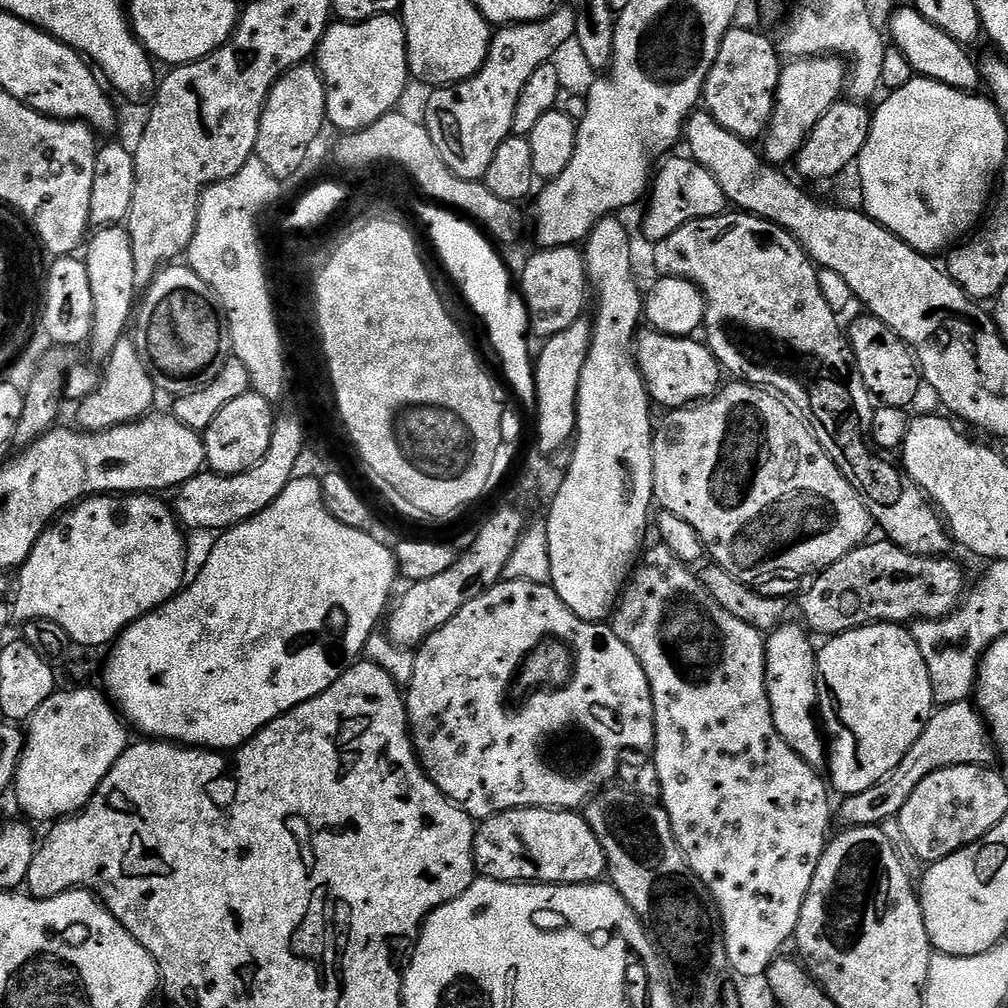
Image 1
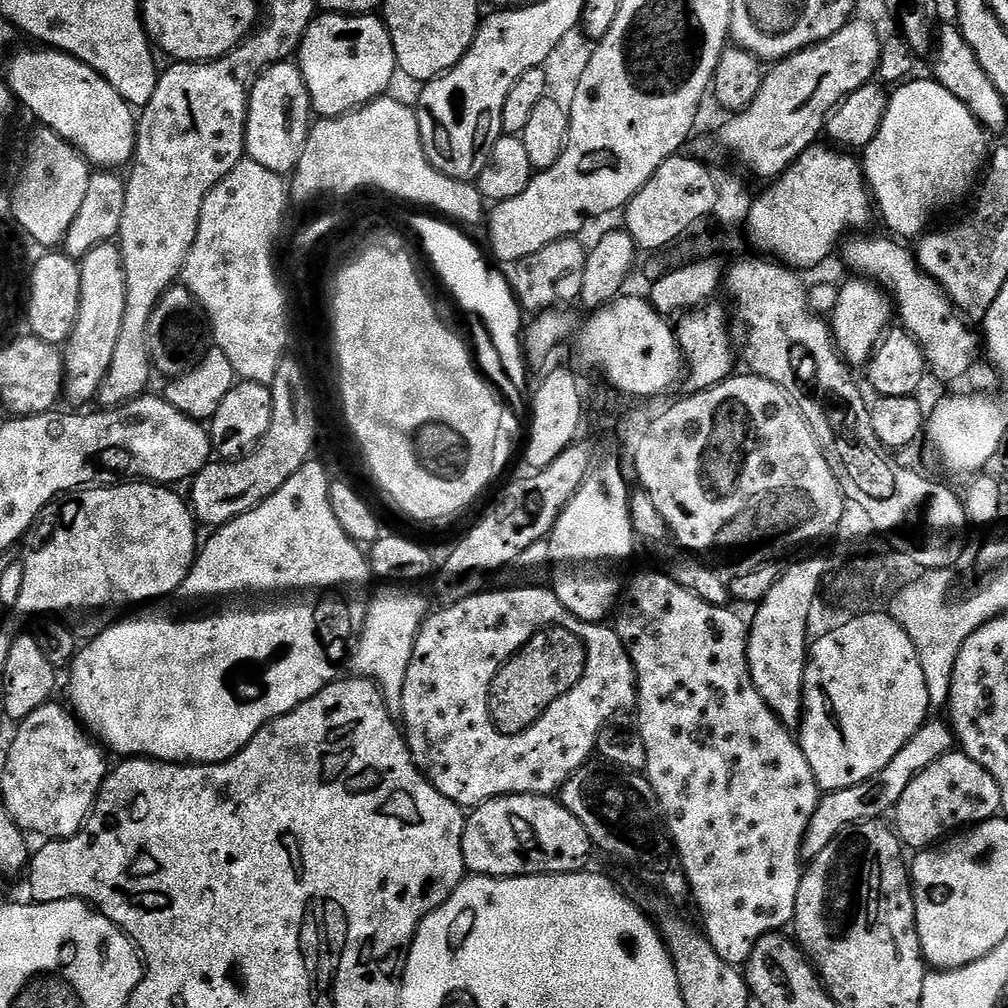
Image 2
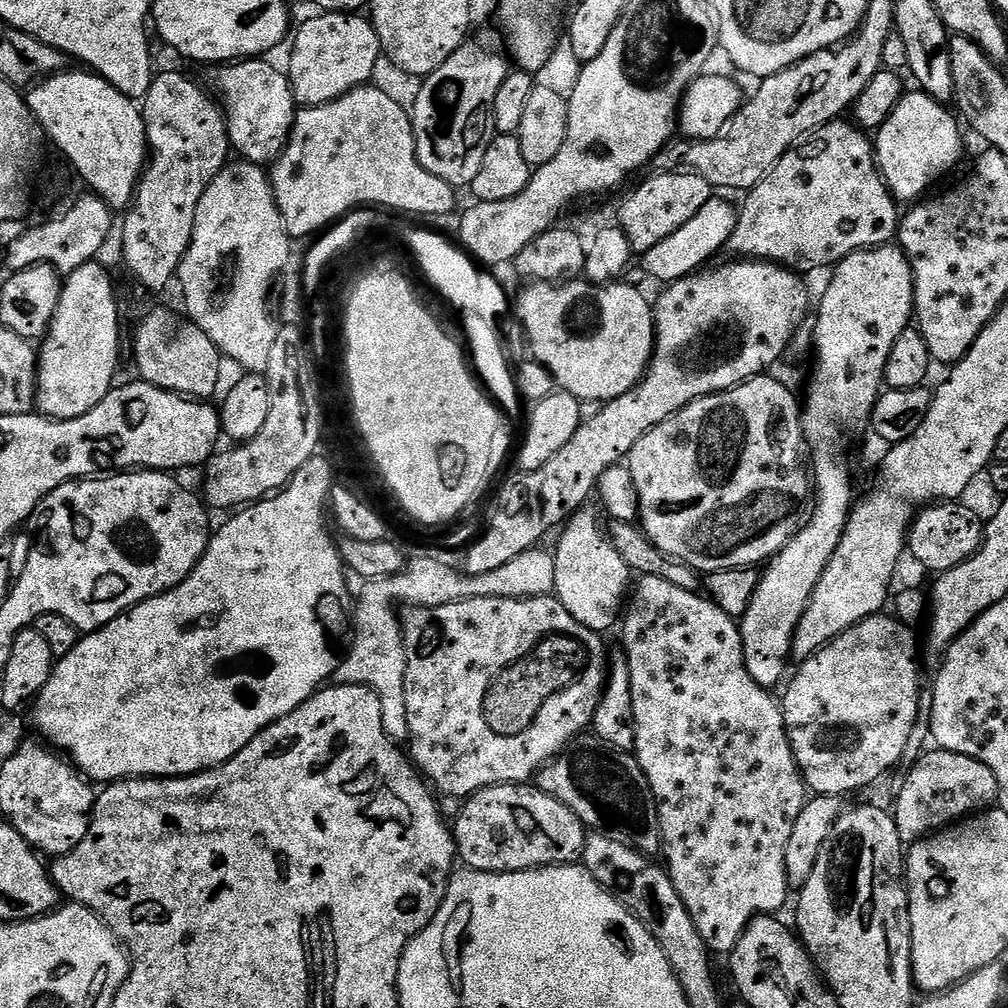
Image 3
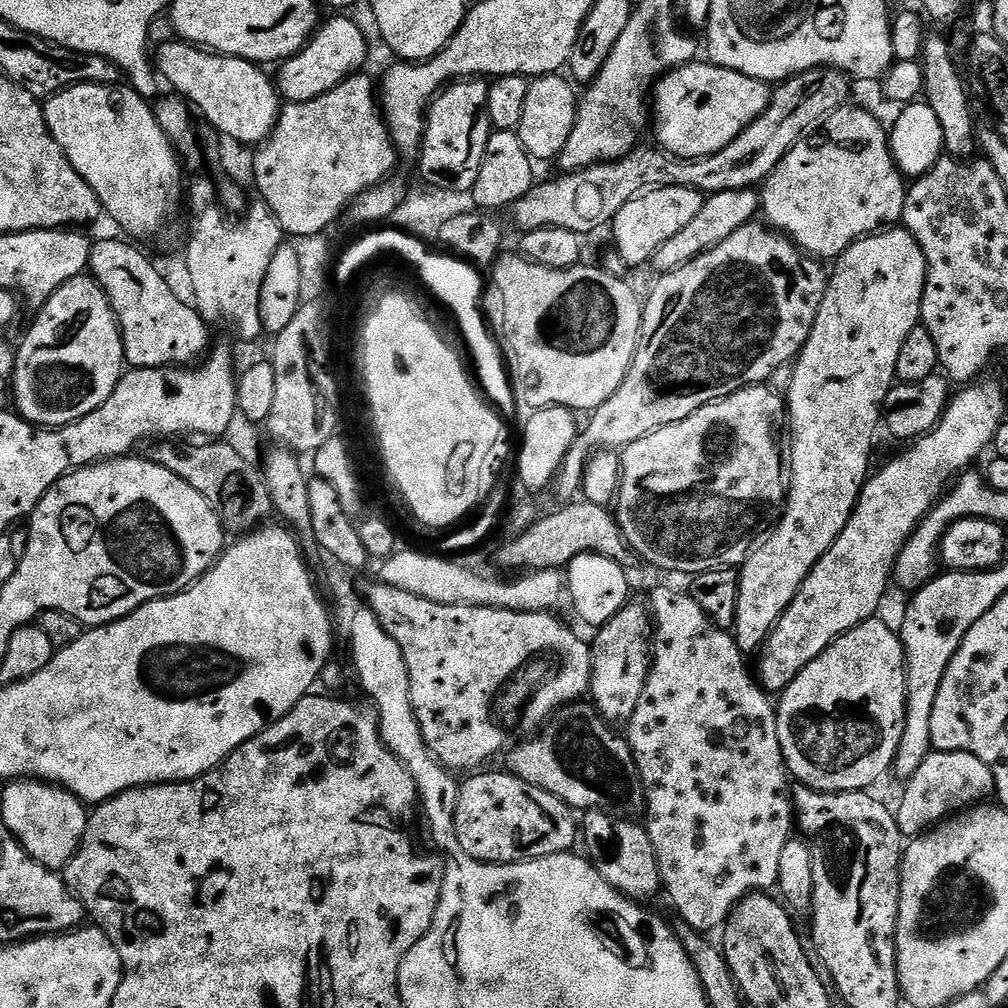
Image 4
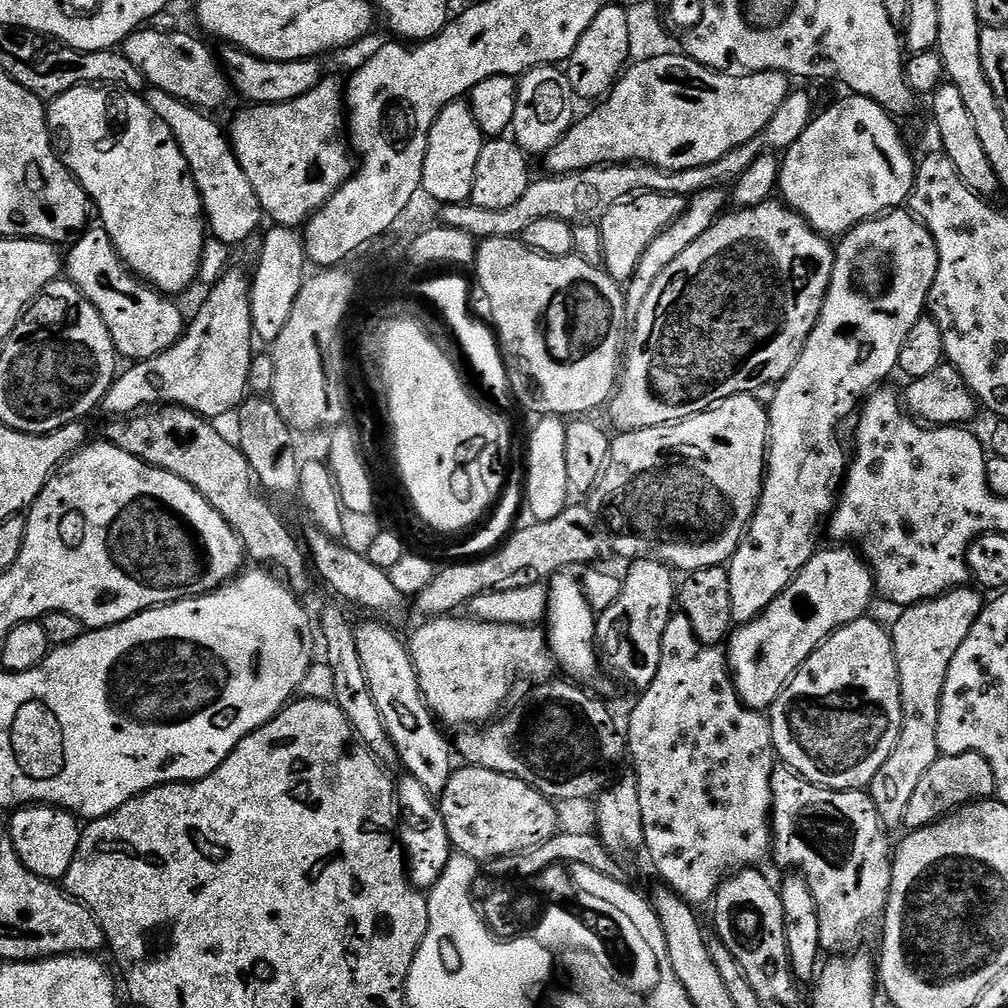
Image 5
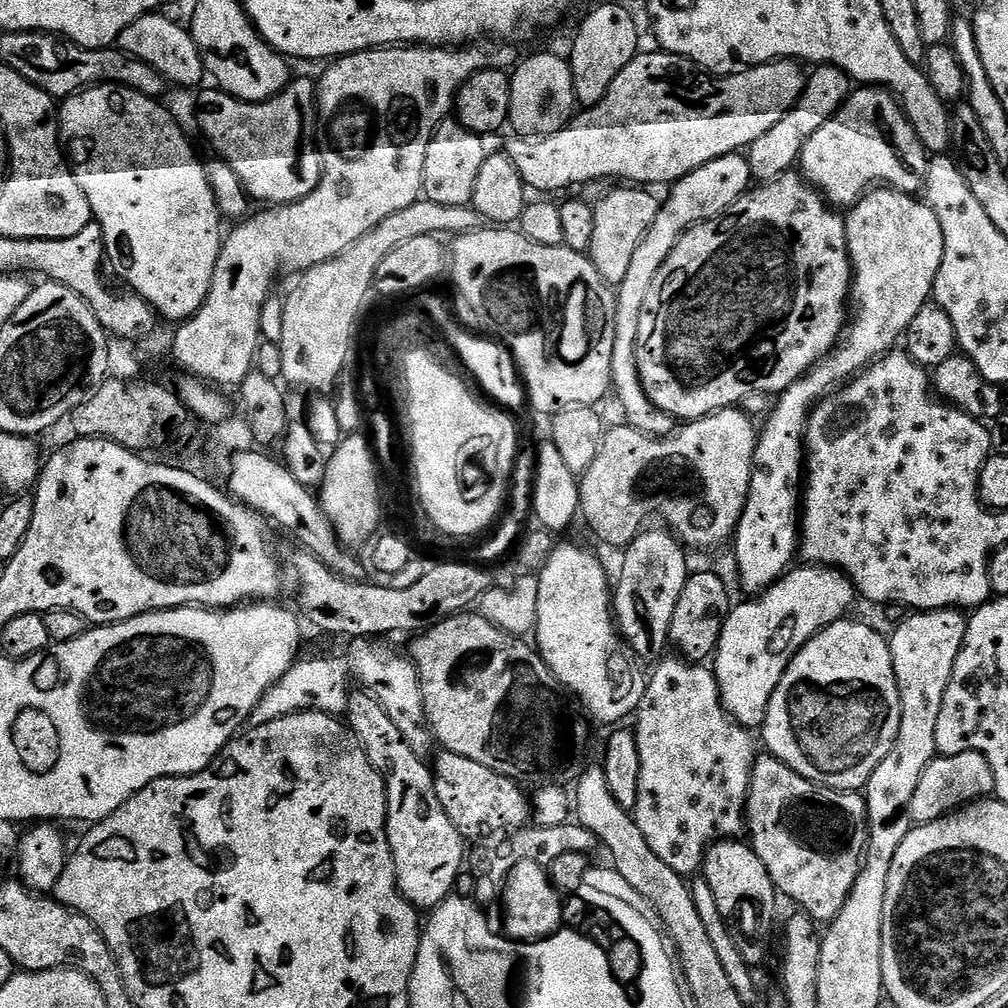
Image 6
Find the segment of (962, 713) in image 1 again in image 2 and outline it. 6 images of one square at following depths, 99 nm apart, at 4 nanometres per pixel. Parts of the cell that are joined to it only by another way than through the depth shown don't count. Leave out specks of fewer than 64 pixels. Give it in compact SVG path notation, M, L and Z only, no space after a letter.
M932 718L924 723L910 738L910 742L902 746L902 750L898 750L894 758L890 758L888 765L866 782L821 795L818 806L814 810L814 818L810 818L810 826L804 835L802 856L805 861L816 860L818 854L822 854L822 850L826 850L830 842L834 842L839 832L845 832L853 824L876 822L884 818L880 816L886 815L887 812L889 815L902 798L902 794L906 794L906 786L910 786L912 779L922 774L926 766L930 766L938 758L947 756L953 751L954 737L951 727L943 719L941 720Z

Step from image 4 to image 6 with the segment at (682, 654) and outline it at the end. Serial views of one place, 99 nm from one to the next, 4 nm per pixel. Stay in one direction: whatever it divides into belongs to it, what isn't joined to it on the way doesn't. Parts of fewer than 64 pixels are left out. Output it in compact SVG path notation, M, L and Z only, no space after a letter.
M683 658L668 659L661 659L655 665L656 673L647 677L644 697L634 713L640 755L634 815L638 830L642 830L646 842L650 842L650 850L654 850L670 870L692 878L701 871L707 848L721 838L736 838L745 831L748 787L758 749L752 741L753 733L732 719L721 704L713 669Z

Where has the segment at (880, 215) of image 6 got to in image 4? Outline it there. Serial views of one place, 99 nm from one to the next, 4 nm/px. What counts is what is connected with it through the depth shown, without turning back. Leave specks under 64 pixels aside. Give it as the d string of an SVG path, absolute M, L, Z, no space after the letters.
M893 226L887 230L881 230L872 233L870 236L864 236L860 240L853 242L841 256L837 256L834 261L834 267L831 269L828 277L828 289L822 298L822 306L818 310L818 318L814 318L814 326L810 330L810 338L804 343L804 348L800 355L796 357L793 363L793 381L790 383L790 390L786 397L786 424L792 427L792 453L787 453L786 468L792 473L786 476L786 499L782 505L780 519L776 521L771 532L759 546L748 553L747 560L744 561L739 569L740 585L738 586L738 606L736 607L736 623L734 625L734 635L736 645L740 651L745 654L759 653L767 642L769 634L776 629L776 624L782 618L782 614L794 602L802 582L814 570L814 566L834 546L838 534L842 534L844 527L850 522L852 511L856 508L856 503L860 500L860 491L870 475L872 464L872 447L876 444L876 431L882 428L882 413L884 403L888 397L888 392L897 383L896 363L898 362L898 353L902 350L902 342L906 342L910 330L914 330L921 323L920 303L924 293L924 283L928 267L926 266L926 254L922 246L910 234L907 228L903 226Z

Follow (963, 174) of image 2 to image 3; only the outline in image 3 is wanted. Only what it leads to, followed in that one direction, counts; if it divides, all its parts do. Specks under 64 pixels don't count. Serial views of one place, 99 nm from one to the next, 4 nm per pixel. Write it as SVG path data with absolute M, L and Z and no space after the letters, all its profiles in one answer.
M909 91L875 133L876 163L897 201L919 201L935 180L942 179L959 162L960 151L964 148L964 140L960 137L962 124L948 111L925 92Z

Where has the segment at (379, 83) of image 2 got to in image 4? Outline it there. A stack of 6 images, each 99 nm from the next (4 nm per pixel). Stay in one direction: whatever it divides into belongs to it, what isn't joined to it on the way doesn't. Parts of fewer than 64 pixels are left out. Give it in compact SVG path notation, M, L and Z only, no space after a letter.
M340 14L337 20L325 19L323 23L313 32L311 40L292 57L291 60L283 61L279 65L280 80L278 76L278 91L285 101L289 104L298 102L310 102L338 86L350 75L353 75L364 64L364 59L368 56L368 40L364 37L364 32L352 20L347 20L347 15Z

